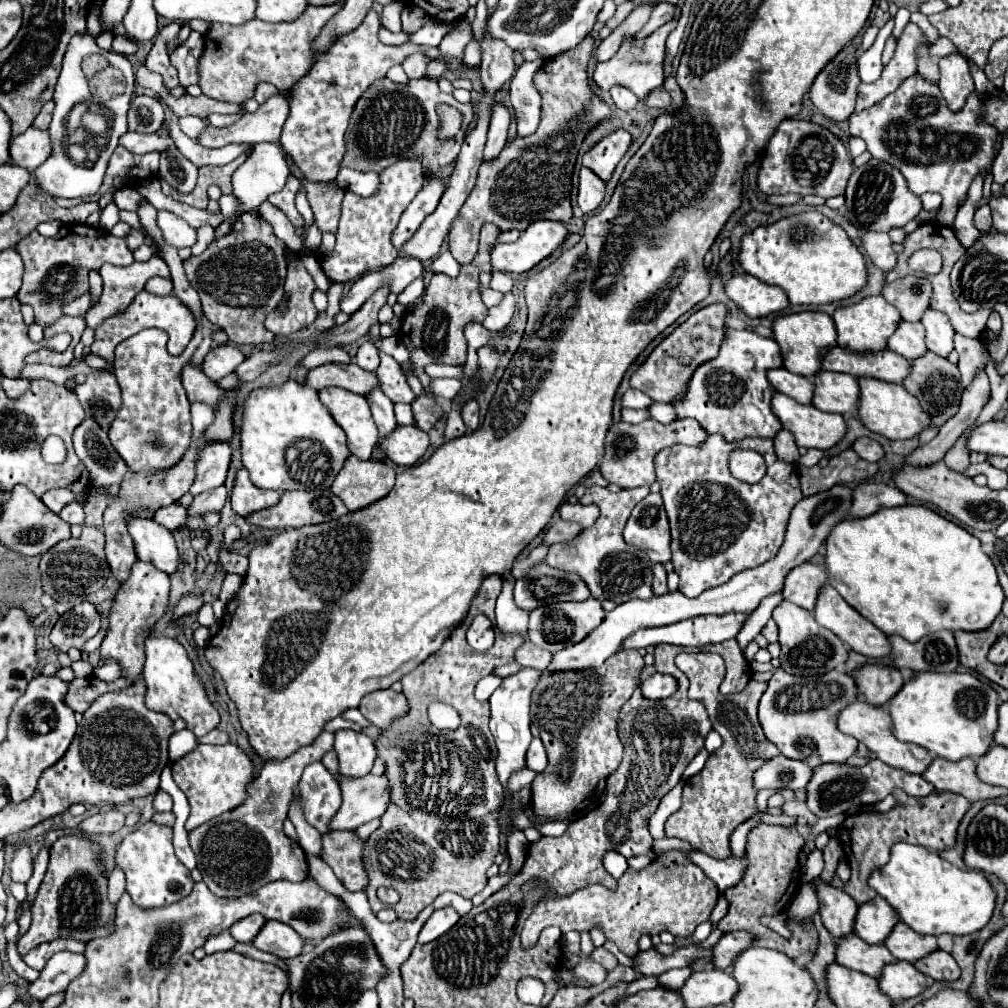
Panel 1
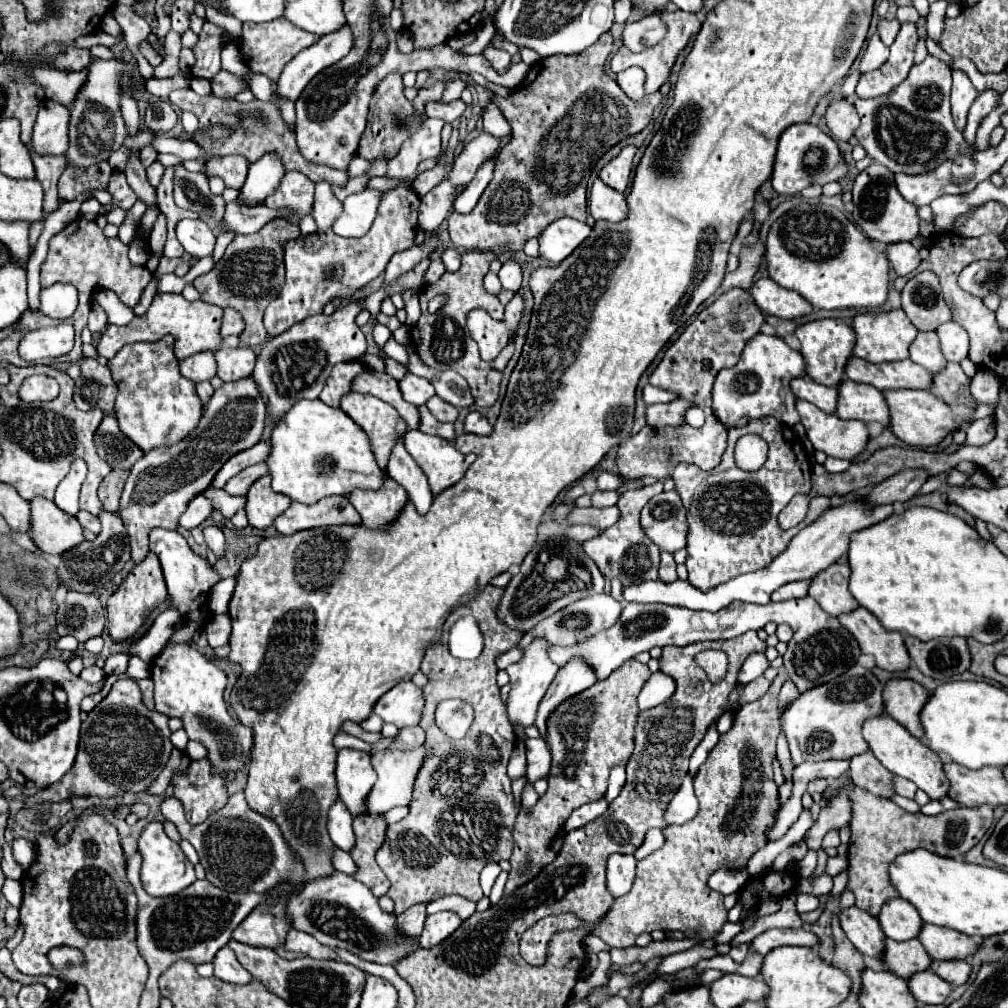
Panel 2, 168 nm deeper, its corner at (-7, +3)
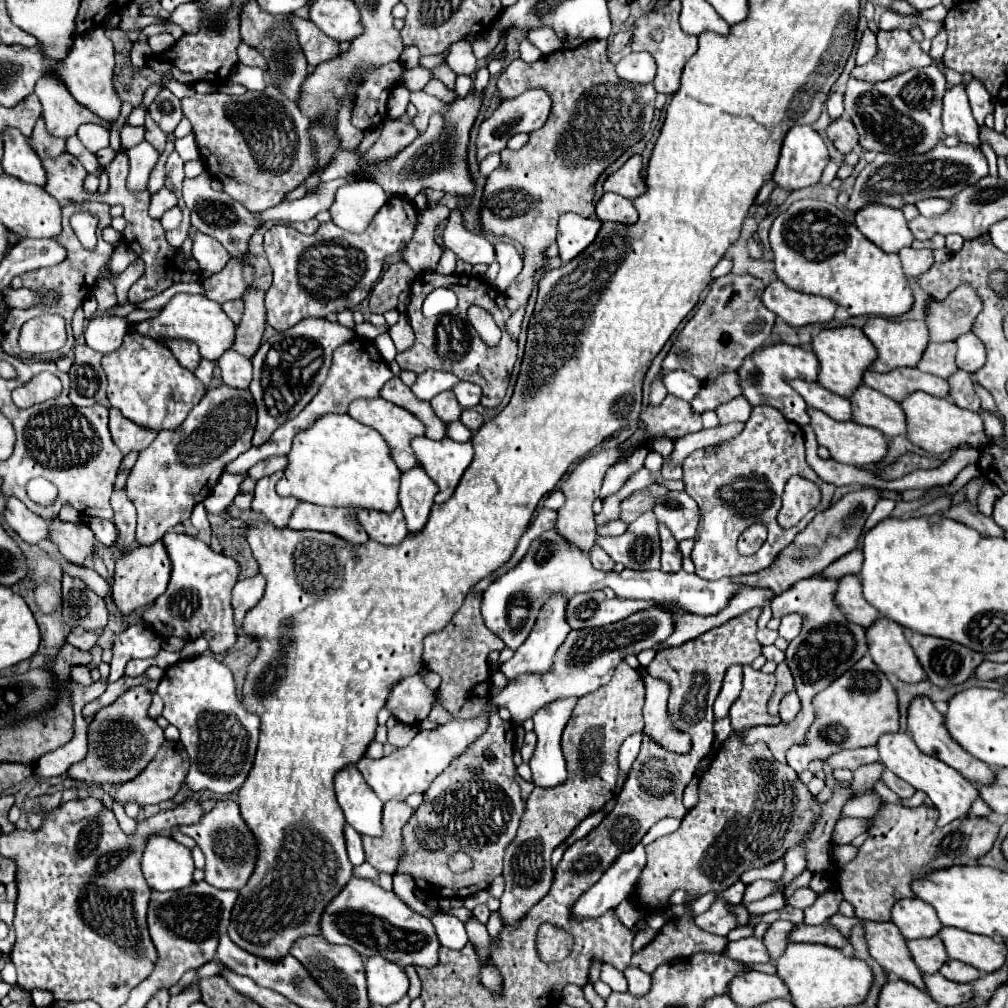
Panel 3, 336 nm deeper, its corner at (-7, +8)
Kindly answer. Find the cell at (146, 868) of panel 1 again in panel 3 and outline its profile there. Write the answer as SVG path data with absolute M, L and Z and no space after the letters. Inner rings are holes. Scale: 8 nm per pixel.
M156 834L148 840L142 856L142 872L152 890L180 890L192 884L192 854L174 838Z

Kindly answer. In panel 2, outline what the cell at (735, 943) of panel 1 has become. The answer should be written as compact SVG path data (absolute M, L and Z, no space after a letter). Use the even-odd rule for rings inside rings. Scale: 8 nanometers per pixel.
M768 929L750 941L750 953L766 955L770 949L780 945L816 947L818 939L812 931L804 931L804 929Z

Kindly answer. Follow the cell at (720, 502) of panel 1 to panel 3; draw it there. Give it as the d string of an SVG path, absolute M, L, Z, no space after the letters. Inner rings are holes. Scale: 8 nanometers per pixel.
M754 406L744 430L718 444L712 454L706 456L706 450L694 450L682 464L684 468L684 484L686 492L700 506L700 524L696 546L692 550L692 560L696 564L696 574L704 580L718 580L724 576L740 576L750 572L760 572L772 564L776 554L784 550L798 532L806 528L806 524L822 510L826 510L834 496L834 484L824 482L804 458L804 432L798 424L788 422L782 412L774 406ZM792 474L804 476L816 482L822 490L822 502L816 510L808 512L798 528L780 528L776 522L776 514L782 502L784 484ZM756 522L768 524L768 538L762 548L752 556L738 554L736 542L738 536Z

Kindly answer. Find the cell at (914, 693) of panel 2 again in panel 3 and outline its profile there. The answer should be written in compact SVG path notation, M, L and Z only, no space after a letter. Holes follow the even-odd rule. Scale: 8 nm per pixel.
M914 698L912 704L910 704L910 710L908 710L908 730L916 742L916 746L924 752L924 754L930 754L938 760L942 760L944 764L952 766L956 772L960 772L968 782L976 784L976 786L982 786L982 784L992 784L994 782L994 770L980 762L978 758L970 756L956 740L952 740L952 736L946 732L946 726L942 724L944 720L944 714L940 714L934 704L928 700L928 698Z

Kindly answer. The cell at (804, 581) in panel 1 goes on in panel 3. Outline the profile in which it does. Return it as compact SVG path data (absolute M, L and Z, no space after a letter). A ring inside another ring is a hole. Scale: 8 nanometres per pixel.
M856 576L840 578L836 604L850 622L864 628L880 618L878 610L872 604L868 604L866 598L862 596L862 584L856 580Z

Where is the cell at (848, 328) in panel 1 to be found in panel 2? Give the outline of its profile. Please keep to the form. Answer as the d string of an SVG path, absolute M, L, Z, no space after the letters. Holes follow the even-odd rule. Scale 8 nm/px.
M902 309L892 311L872 311L872 313L858 313L852 319L852 329L856 333L854 355L866 359L870 363L884 363L884 361L900 361L908 357L908 347L914 341L918 329L910 323Z

